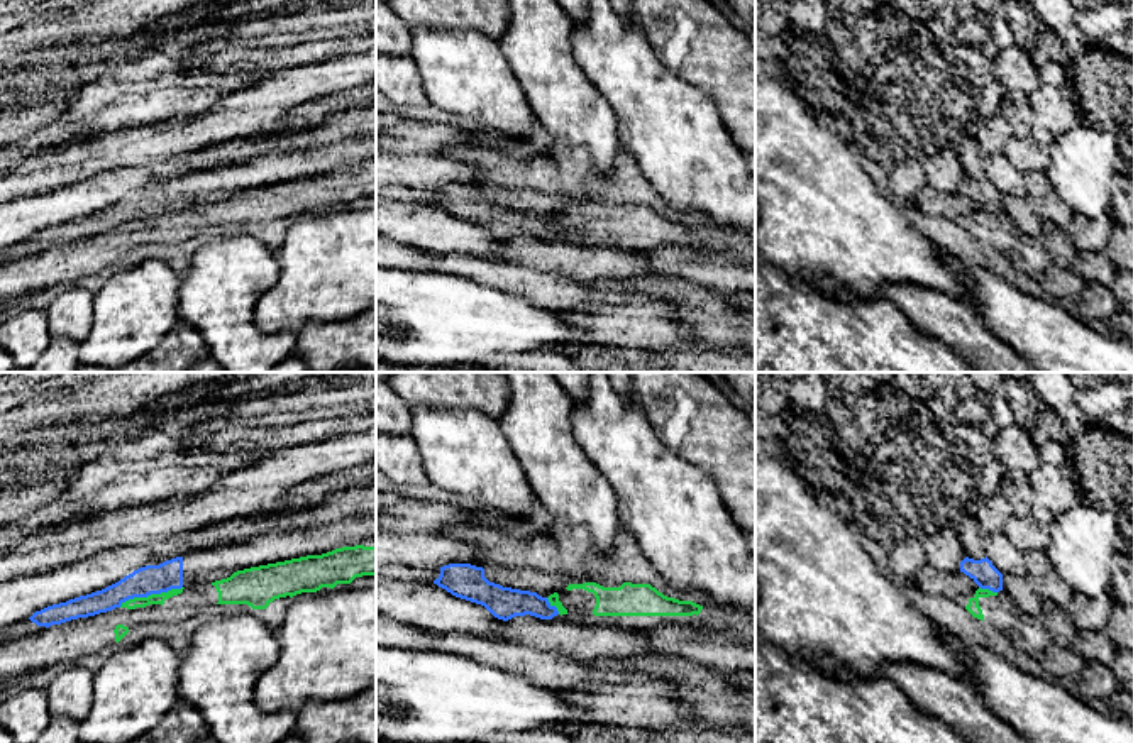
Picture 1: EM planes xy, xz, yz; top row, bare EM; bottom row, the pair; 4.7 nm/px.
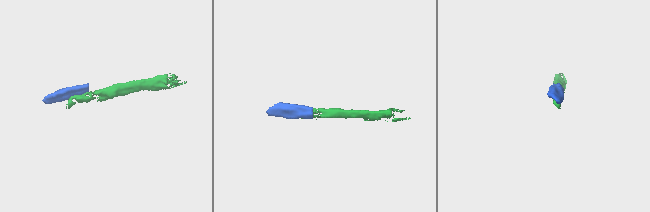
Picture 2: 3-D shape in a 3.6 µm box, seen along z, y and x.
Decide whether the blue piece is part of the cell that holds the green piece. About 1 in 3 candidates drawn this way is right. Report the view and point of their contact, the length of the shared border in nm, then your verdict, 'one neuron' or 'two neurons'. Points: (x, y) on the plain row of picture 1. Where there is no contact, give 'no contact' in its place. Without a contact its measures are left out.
contact xy (151, 215); length 320 nm; two neurons

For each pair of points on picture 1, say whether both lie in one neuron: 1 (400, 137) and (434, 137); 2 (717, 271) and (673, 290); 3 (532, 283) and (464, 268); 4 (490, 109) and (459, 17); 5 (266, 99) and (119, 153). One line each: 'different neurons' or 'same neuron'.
1: same neuron
2: different neurons
3: same neuron
4: different neurons
5: same neuron

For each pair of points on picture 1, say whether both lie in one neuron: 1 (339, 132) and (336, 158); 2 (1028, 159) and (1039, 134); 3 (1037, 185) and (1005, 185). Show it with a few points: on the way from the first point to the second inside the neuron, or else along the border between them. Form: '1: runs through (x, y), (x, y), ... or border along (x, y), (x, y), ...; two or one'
1: border along (358, 136), (298, 151); two
2: border along (1030, 136), (1047, 149); two
3: border along (1023, 175), (1027, 195); two

